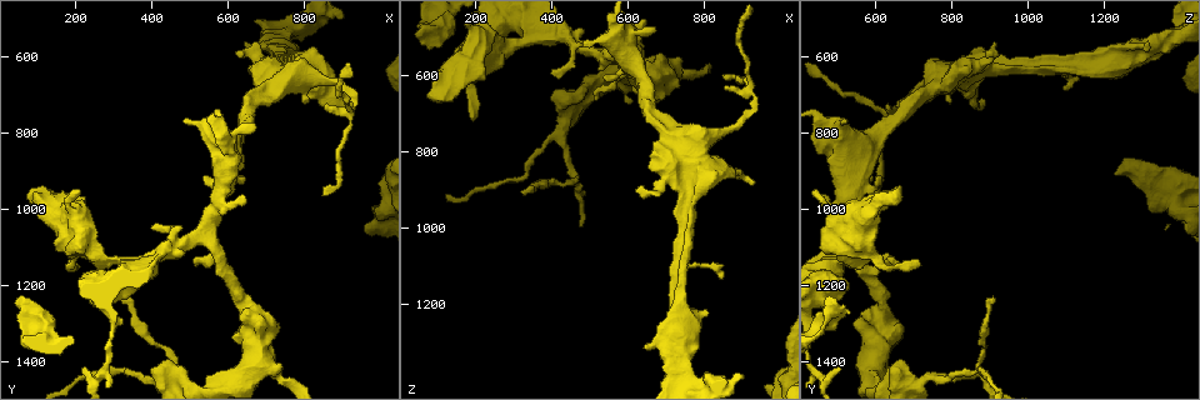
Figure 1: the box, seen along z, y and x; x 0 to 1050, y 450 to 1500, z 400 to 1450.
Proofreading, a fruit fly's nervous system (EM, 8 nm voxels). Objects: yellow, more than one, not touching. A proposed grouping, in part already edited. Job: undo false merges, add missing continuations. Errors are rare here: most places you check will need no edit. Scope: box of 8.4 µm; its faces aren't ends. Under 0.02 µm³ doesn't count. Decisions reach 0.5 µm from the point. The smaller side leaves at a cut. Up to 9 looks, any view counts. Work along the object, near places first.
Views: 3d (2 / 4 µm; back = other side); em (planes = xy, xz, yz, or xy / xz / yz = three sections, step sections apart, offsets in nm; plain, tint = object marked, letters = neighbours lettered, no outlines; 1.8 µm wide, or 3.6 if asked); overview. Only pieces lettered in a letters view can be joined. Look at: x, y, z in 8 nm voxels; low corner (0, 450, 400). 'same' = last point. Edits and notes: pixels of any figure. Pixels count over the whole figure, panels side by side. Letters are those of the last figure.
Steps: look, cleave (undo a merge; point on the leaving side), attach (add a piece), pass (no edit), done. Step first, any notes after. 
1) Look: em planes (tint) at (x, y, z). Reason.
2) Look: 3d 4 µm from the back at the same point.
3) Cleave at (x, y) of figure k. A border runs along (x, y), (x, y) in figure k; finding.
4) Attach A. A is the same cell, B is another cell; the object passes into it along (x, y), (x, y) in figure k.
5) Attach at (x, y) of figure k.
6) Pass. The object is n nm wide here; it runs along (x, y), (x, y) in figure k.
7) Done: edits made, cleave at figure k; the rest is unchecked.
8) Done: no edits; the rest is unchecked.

Look: em xz step 4 (letters) at (830, 690, 1100). Branch stops here.

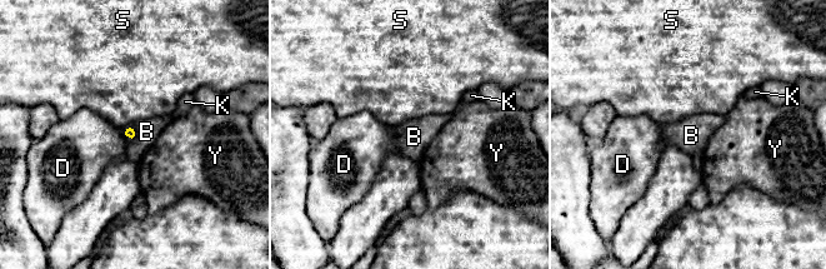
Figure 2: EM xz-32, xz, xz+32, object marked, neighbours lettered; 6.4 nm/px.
Look: em planes (letters) at the same point.

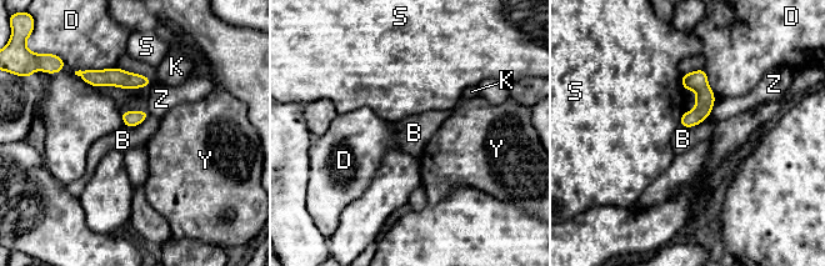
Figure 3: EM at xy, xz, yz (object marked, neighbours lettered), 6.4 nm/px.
Pass. B, D, K, S, Y and Z are other cells; a border runs along (150, 115), (134, 126), (124, 126) in figure 3; none of them fits.

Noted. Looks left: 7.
Look: 3d 4 µm at (645, 580, 885). Branch stops here.

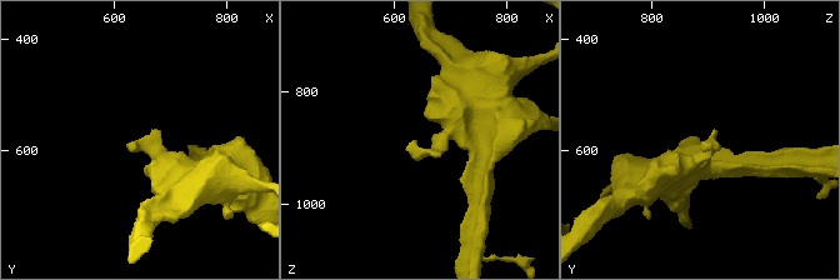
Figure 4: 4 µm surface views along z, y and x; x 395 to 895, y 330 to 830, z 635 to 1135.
Look: em planes (plain) at (635, 585, 890). Need the tissue.

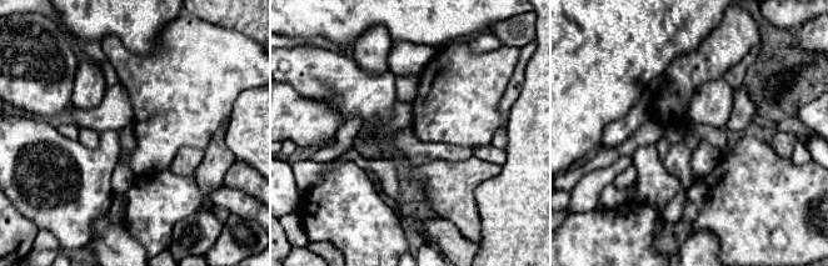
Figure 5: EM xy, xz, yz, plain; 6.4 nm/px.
Look: em planes (letters) at the same point.

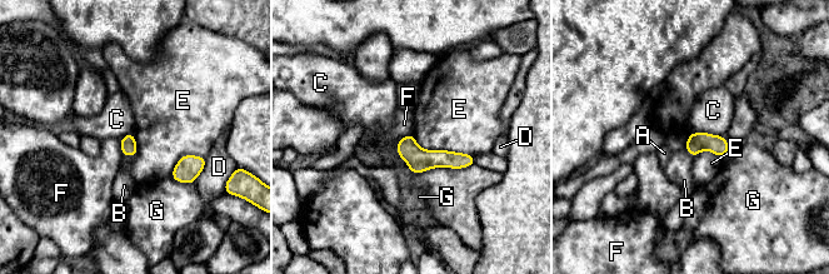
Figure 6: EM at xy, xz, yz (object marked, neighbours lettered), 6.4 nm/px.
Pass. A, B, C, D, E, F and G are other cells; no lettered piece goes on from it.

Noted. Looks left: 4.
Look: 3d 4 µm at (640, 565, 1320). Stops while still wide.

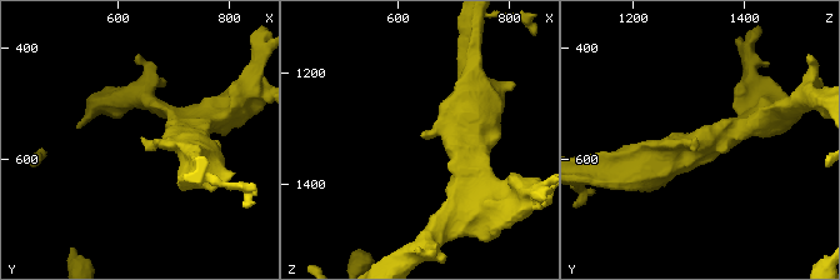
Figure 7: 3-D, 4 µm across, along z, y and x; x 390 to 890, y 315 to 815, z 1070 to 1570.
Look: em planes (letters) at (645, 565, 1315).

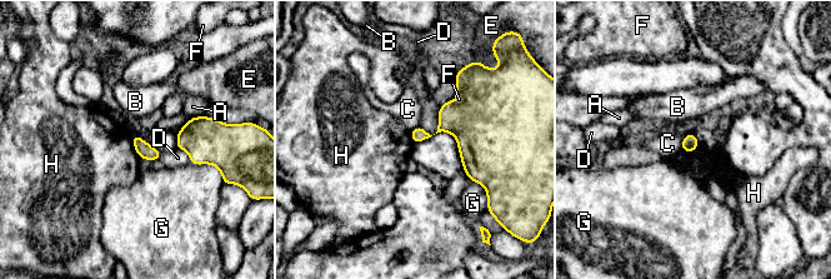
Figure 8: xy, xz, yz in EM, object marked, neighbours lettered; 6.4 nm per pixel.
Pass. A, B, C, D, E, F, G and H are other cells; a border runs along (130, 135), (133, 147), (140, 159) in figure 8; none of them fits.

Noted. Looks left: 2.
Look: em yz step 8 (plain) at (505, 1080, 530). Three-way junction.

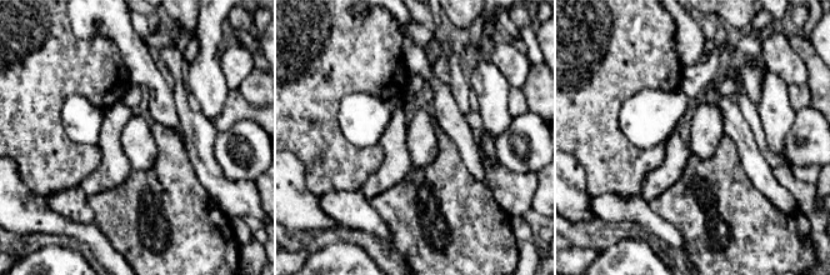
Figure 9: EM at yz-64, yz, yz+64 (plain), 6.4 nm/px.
Look: em yz step 8 (letters) at the same point. What lies round it.

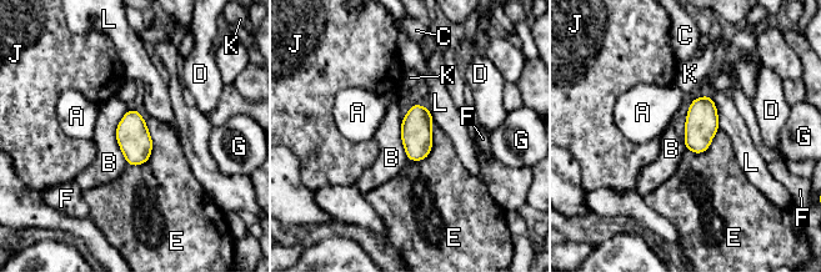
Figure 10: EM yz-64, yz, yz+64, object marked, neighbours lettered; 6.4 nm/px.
Pass. The longest contact is with B, 360 nm; A, B, C, D, E, F, G, J, K and L are other cells; all the same cell.

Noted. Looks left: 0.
Done: no edits; the rest is unchecked.

